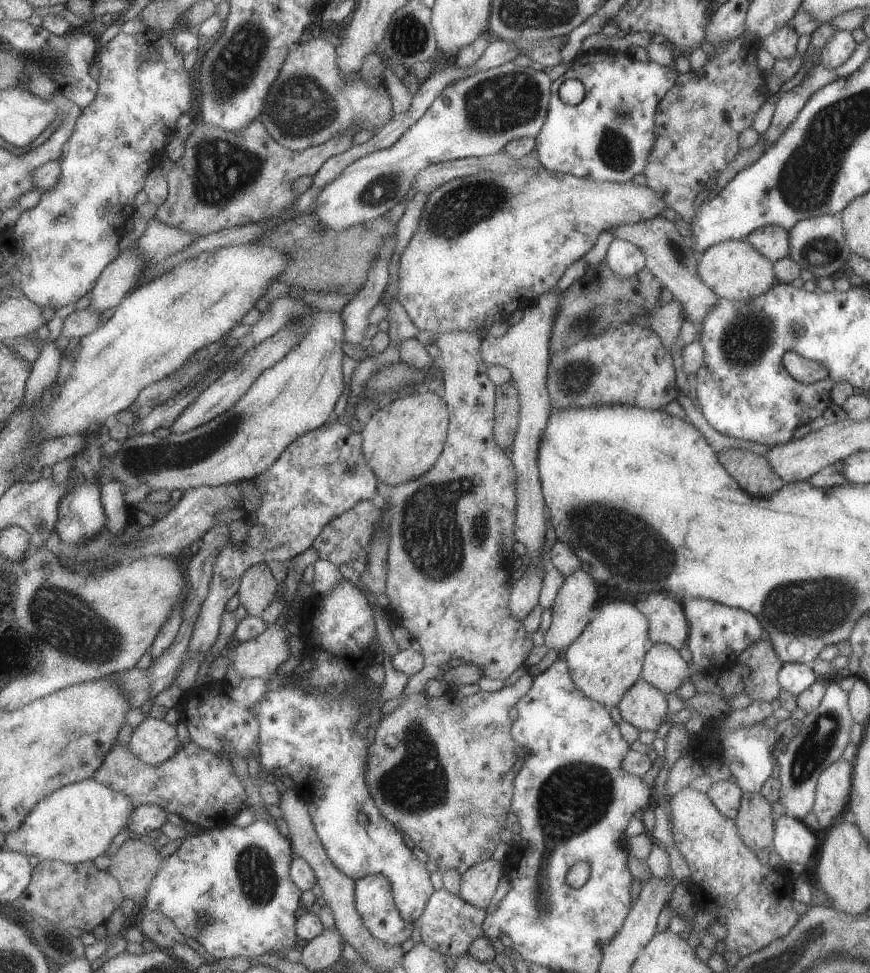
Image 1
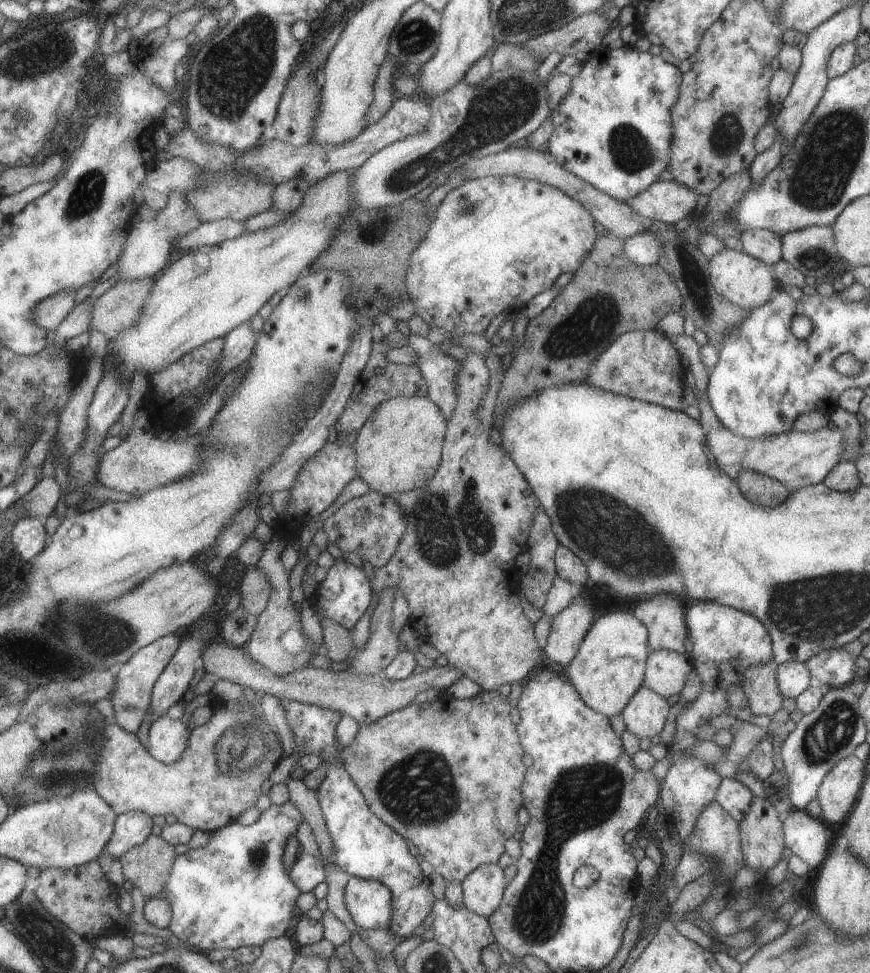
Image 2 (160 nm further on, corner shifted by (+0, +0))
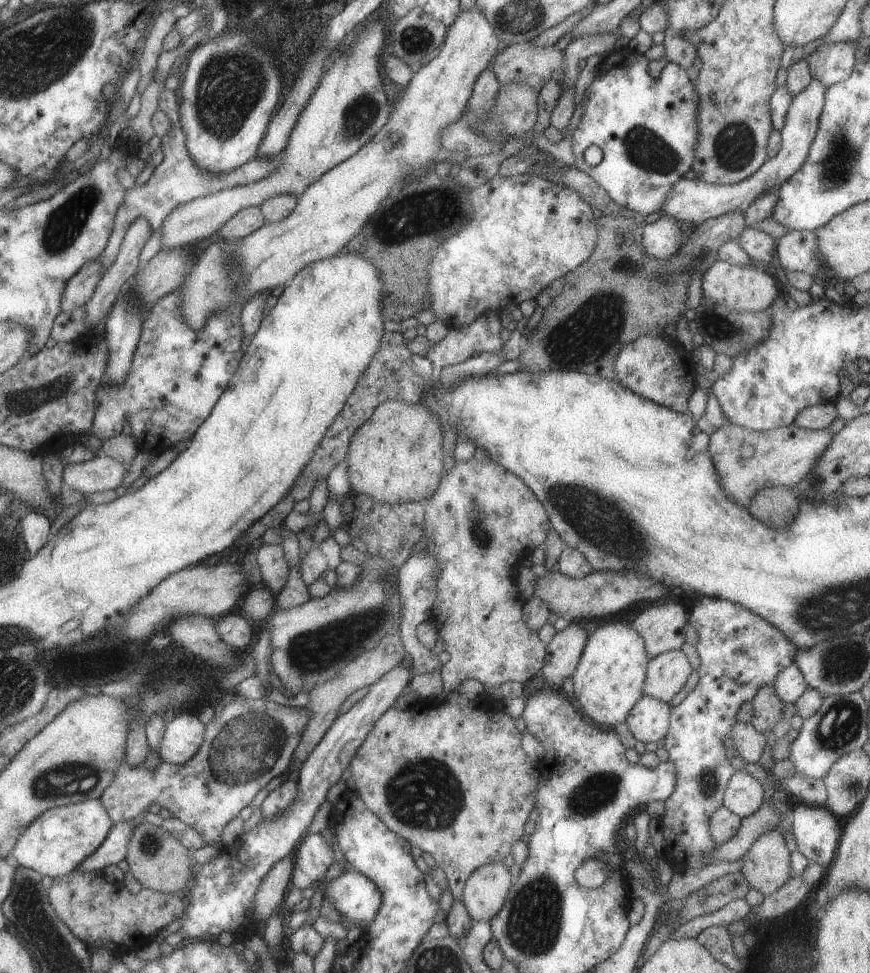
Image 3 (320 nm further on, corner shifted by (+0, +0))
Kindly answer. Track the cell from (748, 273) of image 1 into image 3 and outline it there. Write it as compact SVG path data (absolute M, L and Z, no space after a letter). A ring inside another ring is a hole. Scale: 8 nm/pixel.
M717 259L702 276L701 289L715 304L723 304L727 310L736 312L765 310L777 297L777 284L769 274L753 266L733 266Z

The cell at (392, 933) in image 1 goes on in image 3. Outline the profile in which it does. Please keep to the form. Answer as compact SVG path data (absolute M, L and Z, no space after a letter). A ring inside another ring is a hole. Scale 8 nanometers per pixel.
M344 871L323 886L323 895L331 902L331 906L346 917L349 922L367 921L375 918L382 905L382 894L377 886L359 874Z

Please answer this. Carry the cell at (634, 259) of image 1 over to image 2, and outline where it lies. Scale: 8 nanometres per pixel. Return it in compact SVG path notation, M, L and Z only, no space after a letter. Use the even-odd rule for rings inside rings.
M643 231L624 240L622 253L631 263L654 265L662 255L662 242L655 231Z

